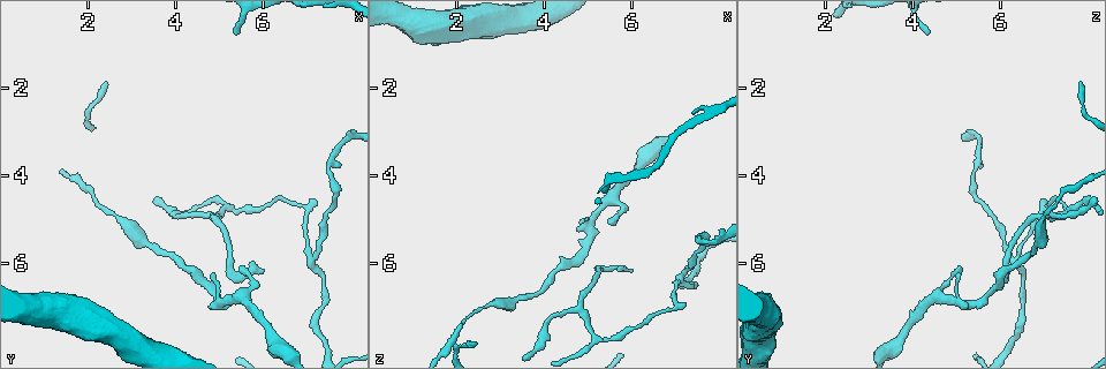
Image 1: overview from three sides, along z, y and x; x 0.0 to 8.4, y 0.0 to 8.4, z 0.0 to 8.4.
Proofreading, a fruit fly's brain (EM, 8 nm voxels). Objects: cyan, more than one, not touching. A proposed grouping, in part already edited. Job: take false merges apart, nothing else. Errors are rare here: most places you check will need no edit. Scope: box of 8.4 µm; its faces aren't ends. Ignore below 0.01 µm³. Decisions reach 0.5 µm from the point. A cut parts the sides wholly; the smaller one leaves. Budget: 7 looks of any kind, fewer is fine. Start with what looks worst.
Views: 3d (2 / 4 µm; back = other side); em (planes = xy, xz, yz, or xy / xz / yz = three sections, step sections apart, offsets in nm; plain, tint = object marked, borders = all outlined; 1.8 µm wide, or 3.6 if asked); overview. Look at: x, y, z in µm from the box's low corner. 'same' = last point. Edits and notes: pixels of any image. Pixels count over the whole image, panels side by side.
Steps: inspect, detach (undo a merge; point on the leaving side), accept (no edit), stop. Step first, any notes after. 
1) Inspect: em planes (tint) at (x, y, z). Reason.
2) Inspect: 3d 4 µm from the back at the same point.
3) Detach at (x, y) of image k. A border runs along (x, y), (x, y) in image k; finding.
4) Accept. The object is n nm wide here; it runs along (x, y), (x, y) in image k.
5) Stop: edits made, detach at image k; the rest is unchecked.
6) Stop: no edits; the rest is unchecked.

Inspect: em planes (plain) at (7.10, 6.00, 6.35). Three-way junction.

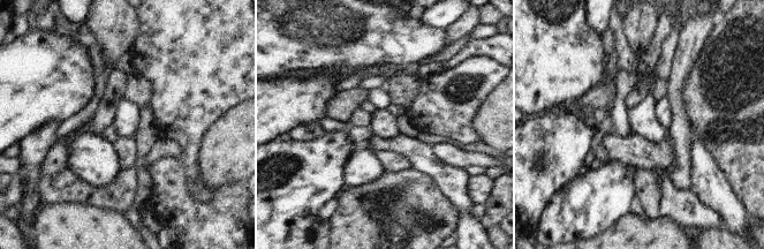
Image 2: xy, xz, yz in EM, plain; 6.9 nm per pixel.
Inspect: em planes (tint) at the same point.

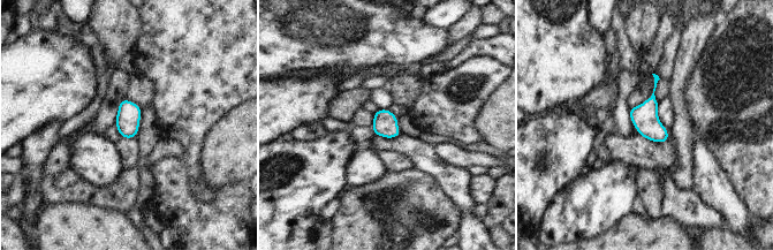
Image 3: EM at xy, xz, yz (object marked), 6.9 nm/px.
Accept. All the same cell.

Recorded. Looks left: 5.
Inspect: 3d 4 µm at (4.90, 4.95, 7.05). A fork.

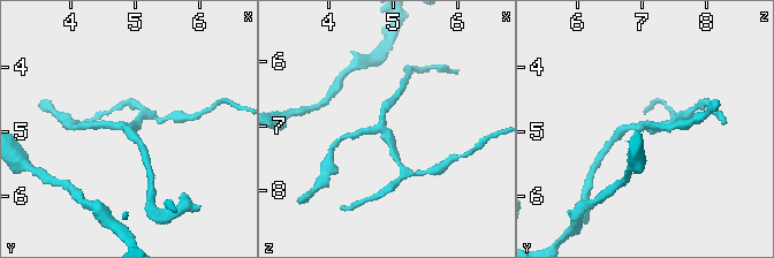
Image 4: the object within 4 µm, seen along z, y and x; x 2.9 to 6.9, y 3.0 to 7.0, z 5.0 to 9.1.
Inspect: em planes (tint) at (4.80, 4.90, 7.00).

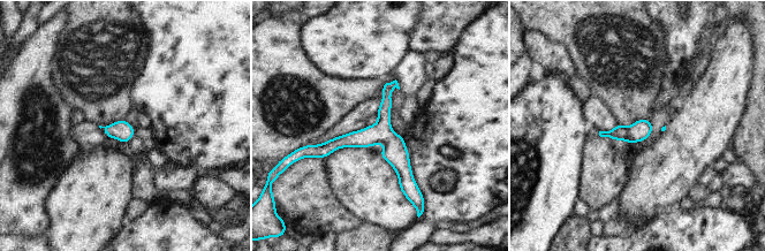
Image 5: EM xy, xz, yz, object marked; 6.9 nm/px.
Accept. It runs along (394, 84), (368, 137), (316, 153) in image 5; one cell here.

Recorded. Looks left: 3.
Inspect: em planes (tint) at (5.50, 6.80, 4.55). Arms part here.

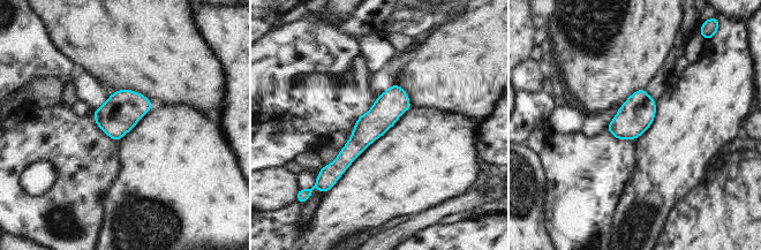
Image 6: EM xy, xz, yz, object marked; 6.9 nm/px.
Accept. The object is 200 nm wide here; one cell here.

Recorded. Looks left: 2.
Stop: no edits; the rest is unchecked.

